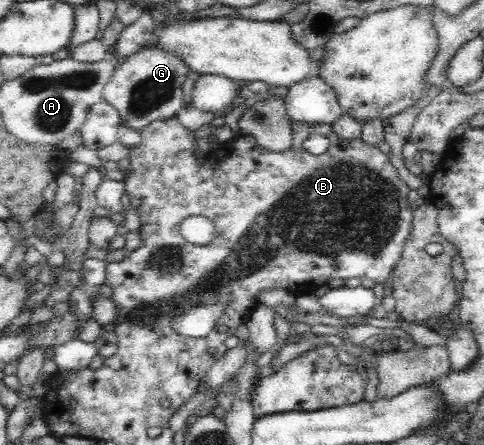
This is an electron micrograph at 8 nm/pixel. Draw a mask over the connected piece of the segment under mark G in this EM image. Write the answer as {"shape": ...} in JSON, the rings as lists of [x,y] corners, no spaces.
{"shape":[[[159,45],[145,47],[129,57],[125,57],[122,64],[116,65],[113,75],[106,83],[102,97],[106,100],[106,103],[110,103],[118,111],[123,124],[122,130],[134,129],[140,131],[155,120],[172,118],[180,110],[180,107],[185,103],[182,84],[188,78],[190,71],[192,70],[189,69],[189,65],[181,59],[181,56],[177,55],[177,52],[170,52],[168,48]]]}

